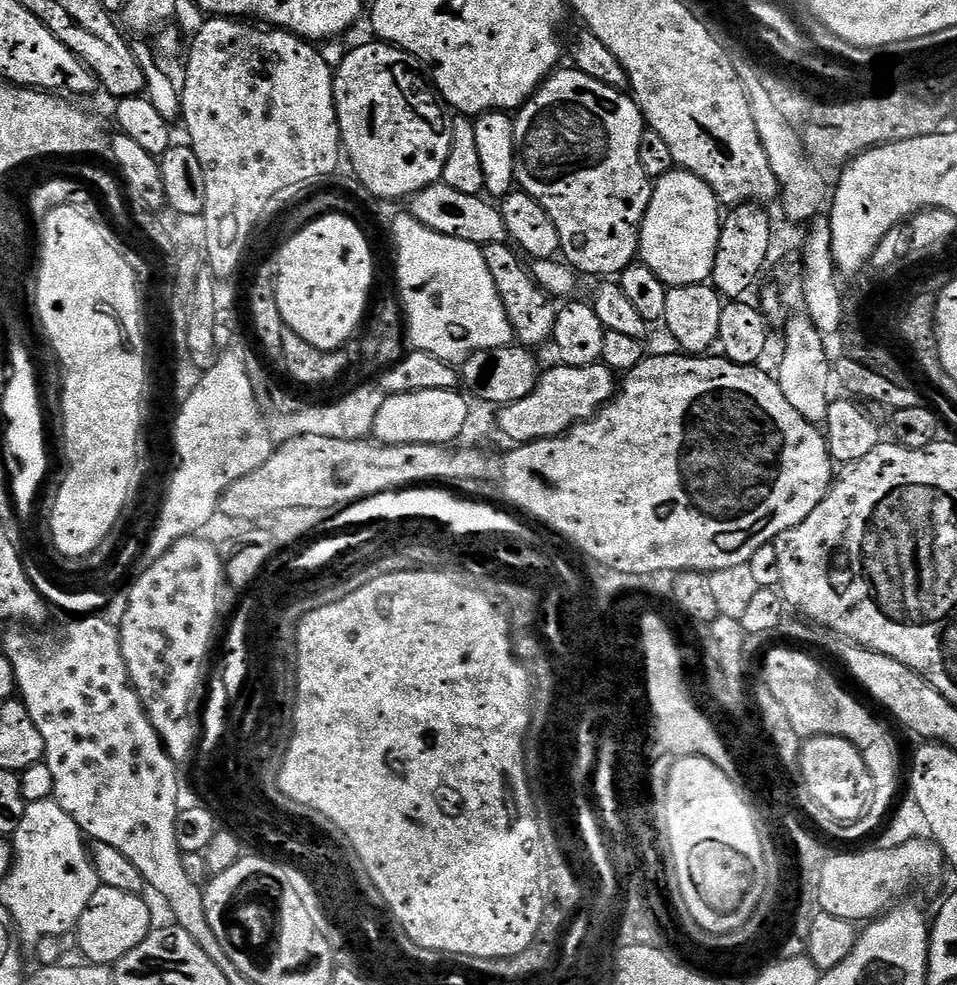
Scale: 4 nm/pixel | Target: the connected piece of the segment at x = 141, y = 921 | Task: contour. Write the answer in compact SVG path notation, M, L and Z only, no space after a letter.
M101 888L90 898L90 906L82 914L74 931L78 934L79 955L87 963L111 966L117 964L130 950L137 948L154 927L152 912L143 895L126 894L126 890Z

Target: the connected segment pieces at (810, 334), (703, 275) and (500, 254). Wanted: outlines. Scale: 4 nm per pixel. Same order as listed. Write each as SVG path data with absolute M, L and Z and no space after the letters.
M800 310L784 324L784 353L780 356L780 372L775 373L780 383L782 394L786 394L786 402L802 414L811 424L823 425L828 416L828 379L834 376L834 368L828 365L828 352L824 349L826 338L814 326L807 311Z
M673 170L655 181L650 198L650 206L640 224L639 259L669 288L703 284L711 277L714 258L720 241L720 225L722 223L722 205L714 190L702 182L692 172Z
M485 244L483 249L486 266L490 266L490 274L508 312L508 321L512 323L513 337L524 346L547 345L552 338L558 311L557 305L552 305L555 304L553 297L540 289L531 271L523 264L525 261L508 244Z

